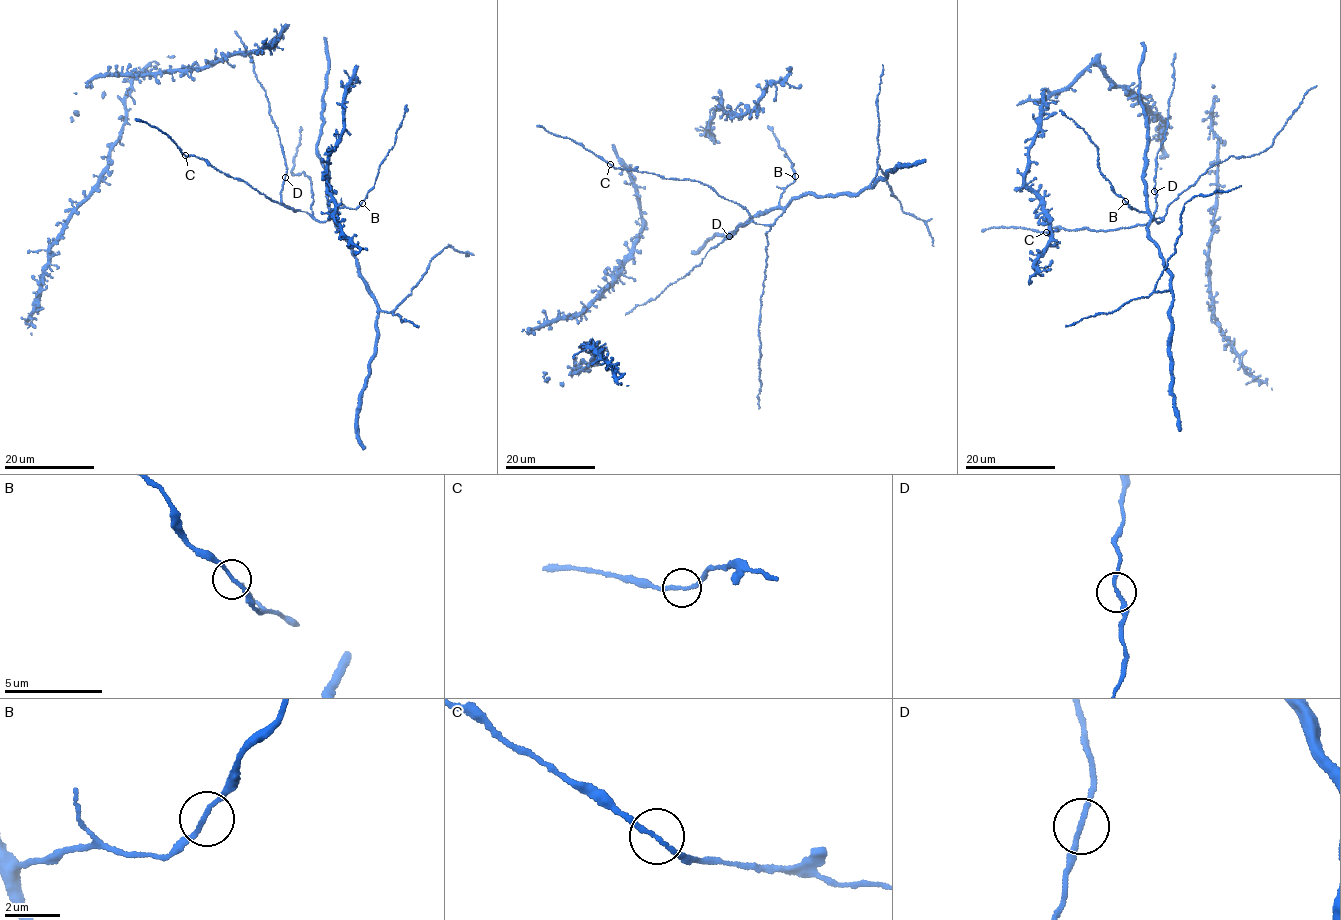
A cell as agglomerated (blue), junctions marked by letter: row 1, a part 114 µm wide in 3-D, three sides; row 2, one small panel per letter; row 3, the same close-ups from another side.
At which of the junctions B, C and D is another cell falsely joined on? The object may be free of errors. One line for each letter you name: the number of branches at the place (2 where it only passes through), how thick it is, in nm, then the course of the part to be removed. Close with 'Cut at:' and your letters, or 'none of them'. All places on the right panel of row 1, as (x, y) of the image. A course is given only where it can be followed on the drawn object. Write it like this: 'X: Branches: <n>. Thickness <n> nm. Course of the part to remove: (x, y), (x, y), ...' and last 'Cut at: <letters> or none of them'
Cut at: none of them

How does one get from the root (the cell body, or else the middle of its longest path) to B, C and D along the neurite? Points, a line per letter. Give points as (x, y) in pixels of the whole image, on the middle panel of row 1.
B: (712, 249), (733, 235), (742, 225), (775, 221), (784, 211), (780, 206), (781, 194), (795, 176)
C: (712, 249), (751, 220), (745, 209), (697, 181), (664, 178), (610, 164)
D: (712, 249), (729, 236)

